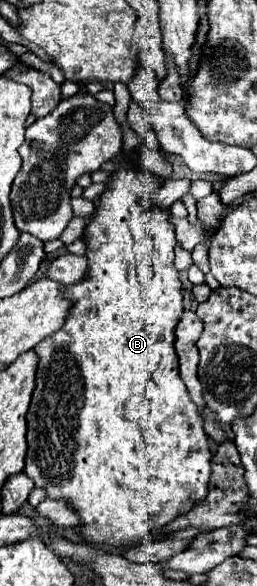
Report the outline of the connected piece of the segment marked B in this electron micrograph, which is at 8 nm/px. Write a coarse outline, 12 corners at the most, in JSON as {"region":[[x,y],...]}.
{"region":[[116,168],[28,410],[88,542],[164,538],[210,448],[162,180]]}

